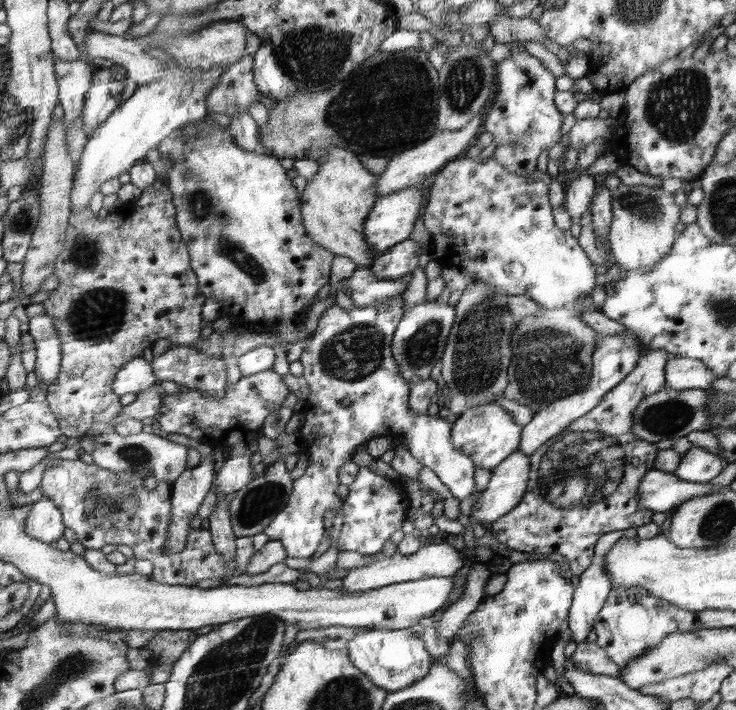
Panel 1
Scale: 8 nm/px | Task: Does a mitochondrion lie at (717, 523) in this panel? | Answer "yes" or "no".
yes

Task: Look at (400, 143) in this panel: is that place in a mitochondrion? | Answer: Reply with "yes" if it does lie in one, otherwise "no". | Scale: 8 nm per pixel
no

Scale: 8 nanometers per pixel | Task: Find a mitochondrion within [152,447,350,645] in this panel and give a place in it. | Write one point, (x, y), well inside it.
(261, 501)

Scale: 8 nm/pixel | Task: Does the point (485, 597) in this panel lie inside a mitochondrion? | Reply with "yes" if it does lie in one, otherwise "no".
no

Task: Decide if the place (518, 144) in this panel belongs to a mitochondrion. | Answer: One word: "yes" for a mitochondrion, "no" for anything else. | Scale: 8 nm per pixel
yes

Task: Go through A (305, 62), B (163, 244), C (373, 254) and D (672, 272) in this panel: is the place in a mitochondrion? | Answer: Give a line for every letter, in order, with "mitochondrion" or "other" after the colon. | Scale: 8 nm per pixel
A: mitochondrion
B: other
C: other
D: other

